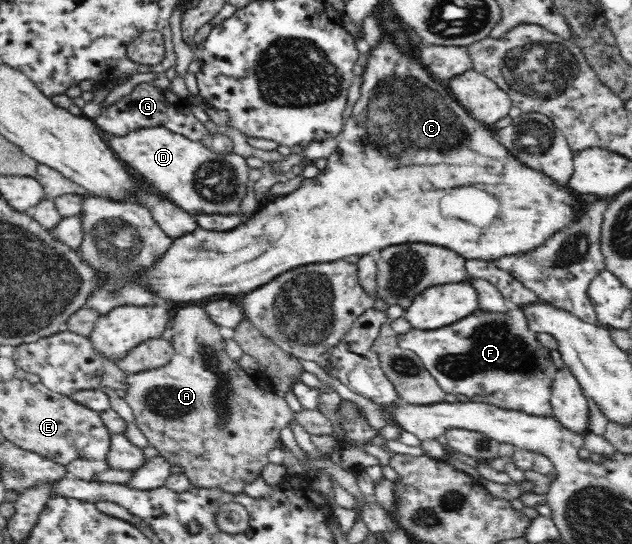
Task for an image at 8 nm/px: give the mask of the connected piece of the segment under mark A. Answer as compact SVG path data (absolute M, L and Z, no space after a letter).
M198 305L184 306L178 309L172 320L173 338L171 344L175 352L171 356L171 360L166 365L157 368L150 368L146 371L138 373L127 373L124 379L124 389L126 391L125 401L132 408L135 424L144 433L149 440L150 446L156 448L159 456L170 460L173 465L183 468L183 473L192 481L194 487L220 487L226 492L242 492L246 482L256 481L256 476L261 476L262 471L270 464L268 453L274 449L274 443L280 439L280 432L288 427L292 421L298 422L306 432L313 436L328 435L331 436L333 427L331 421L320 413L317 409L303 409L300 412L290 410L290 406L285 398L276 394L276 391L261 385L255 380L254 374L242 370L238 361L232 359L227 351L224 350L223 337L220 334L220 328L212 323L208 316L203 312L203 307Z

